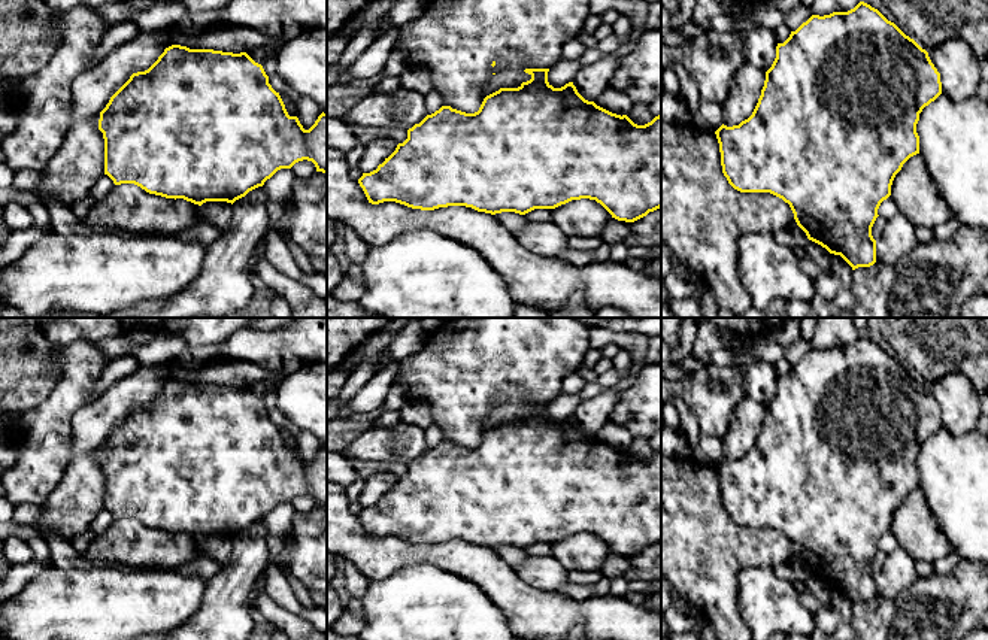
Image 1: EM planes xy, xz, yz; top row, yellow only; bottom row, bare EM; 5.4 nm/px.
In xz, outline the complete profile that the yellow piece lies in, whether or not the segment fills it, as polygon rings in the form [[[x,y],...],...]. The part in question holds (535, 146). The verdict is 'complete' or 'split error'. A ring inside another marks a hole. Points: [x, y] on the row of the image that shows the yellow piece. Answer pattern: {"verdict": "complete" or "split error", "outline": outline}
{"verdict": "complete", "outline": [[[525,69],[525,73],[531,76],[530,81],[522,82],[518,88],[500,88],[498,91],[487,95],[475,113],[466,113],[451,106],[442,106],[431,115],[427,115],[419,124],[415,124],[407,130],[407,139],[398,143],[395,151],[385,158],[376,170],[370,173],[363,173],[358,179],[369,203],[379,204],[384,201],[395,201],[412,209],[434,210],[448,206],[466,206],[478,212],[485,213],[501,213],[515,212],[525,215],[534,209],[555,209],[572,200],[590,198],[600,203],[612,218],[625,222],[634,222],[649,212],[661,207],[661,115],[655,116],[651,122],[645,125],[634,124],[627,115],[612,113],[594,101],[585,100],[573,85],[573,82],[566,84],[561,88],[554,88],[548,82],[549,69]]]}

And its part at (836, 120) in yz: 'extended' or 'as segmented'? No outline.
as segmented

